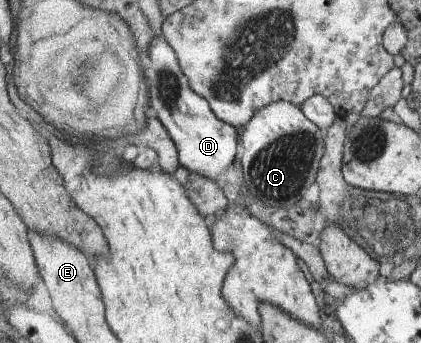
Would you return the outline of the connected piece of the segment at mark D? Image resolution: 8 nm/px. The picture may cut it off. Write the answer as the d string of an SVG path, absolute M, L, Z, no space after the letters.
M163 34L152 39L150 54L144 58L144 71L149 83L150 106L172 136L178 150L179 163L184 169L218 182L232 162L239 159L241 143L238 131L233 125L221 120L212 111L208 100L192 89L188 76L180 67L175 48Z

